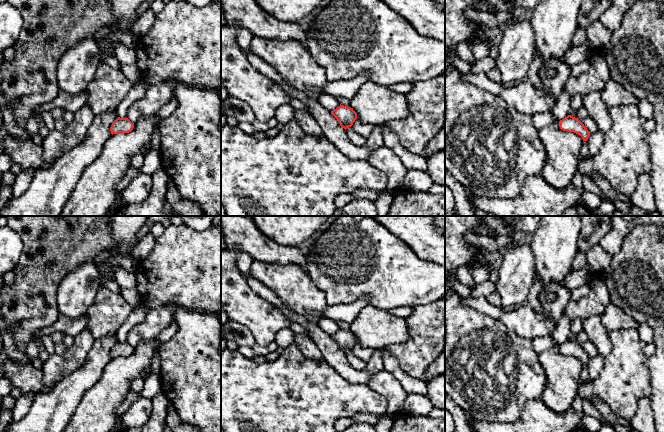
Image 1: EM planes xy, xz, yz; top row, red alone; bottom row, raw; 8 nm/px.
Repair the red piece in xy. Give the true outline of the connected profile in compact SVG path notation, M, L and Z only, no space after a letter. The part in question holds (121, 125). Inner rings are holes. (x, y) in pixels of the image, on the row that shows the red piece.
M118 117L111 125L110 131L111 134L118 133L129 133L133 130L134 123L132 123L128 118L120 118Z

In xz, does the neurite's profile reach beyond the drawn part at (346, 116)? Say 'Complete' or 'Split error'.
Complete

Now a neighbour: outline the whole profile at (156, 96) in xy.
M164 82L150 85L140 99L130 104L126 118L136 124L141 118L156 114L173 95L174 90Z

